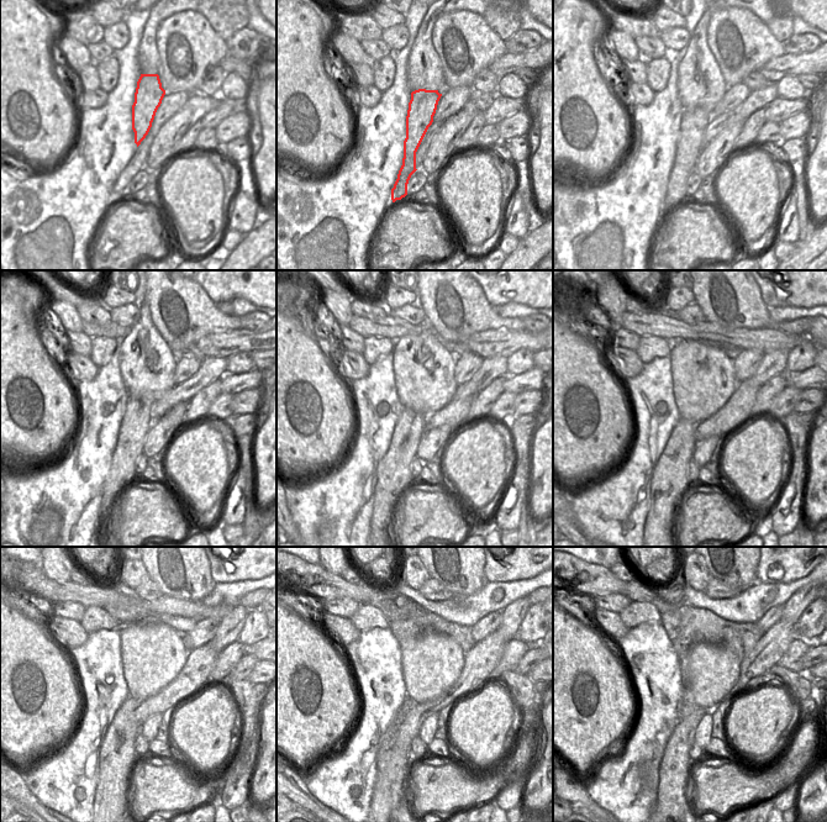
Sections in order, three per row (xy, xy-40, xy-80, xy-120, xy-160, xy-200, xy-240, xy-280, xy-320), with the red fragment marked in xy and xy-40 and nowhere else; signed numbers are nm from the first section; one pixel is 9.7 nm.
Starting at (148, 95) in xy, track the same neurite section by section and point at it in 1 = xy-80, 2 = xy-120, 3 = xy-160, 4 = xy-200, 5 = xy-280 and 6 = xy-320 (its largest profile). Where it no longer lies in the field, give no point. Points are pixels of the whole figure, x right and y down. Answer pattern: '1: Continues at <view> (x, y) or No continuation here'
1: Continues at xy-80 (695, 119)
2: Continues at xy-120 (136, 422)
3: Continues at xy-160 (394, 474)
4: Continues at xy-200 (669, 479)
5: Continues at xy-280 (394, 757)
6: Continues at xy-320 (673, 770)

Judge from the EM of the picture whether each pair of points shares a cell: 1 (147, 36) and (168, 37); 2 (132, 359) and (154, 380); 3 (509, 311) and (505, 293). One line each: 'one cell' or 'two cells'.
1: two cells
2: one cell
3: two cells

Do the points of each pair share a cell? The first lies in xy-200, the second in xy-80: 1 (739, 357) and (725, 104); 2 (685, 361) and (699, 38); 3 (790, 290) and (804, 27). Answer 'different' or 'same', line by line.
1: same
2: same
3: different

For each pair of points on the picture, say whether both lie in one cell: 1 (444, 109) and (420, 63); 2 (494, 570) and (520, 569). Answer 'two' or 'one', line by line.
1: two
2: one

